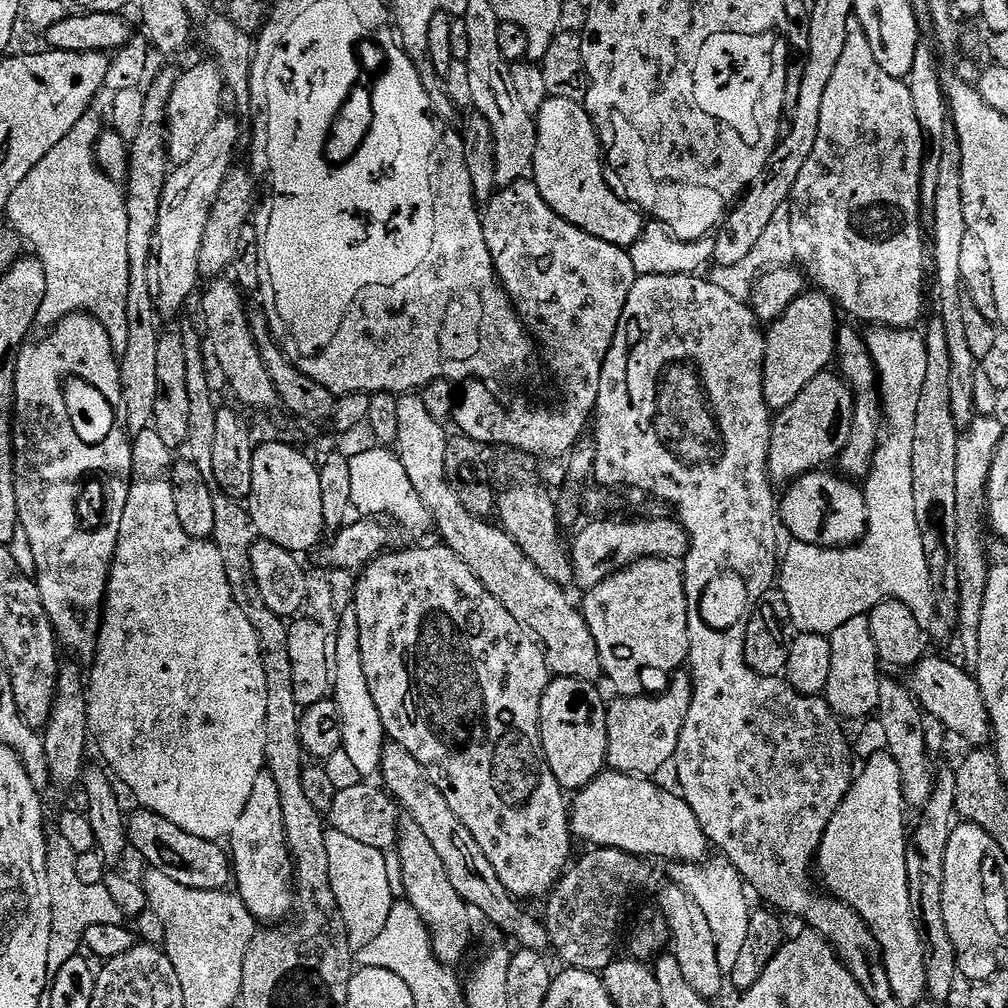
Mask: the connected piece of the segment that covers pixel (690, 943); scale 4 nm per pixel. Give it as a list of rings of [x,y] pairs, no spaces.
[[[675,882],[669,884],[669,888],[664,888],[660,892],[658,912],[668,924],[670,954],[682,969],[686,983],[698,994],[704,996],[705,1000],[715,1001],[715,996],[723,990],[724,984],[726,988],[726,974],[718,966],[716,943],[713,935],[710,934],[710,922],[706,922],[702,909],[695,904],[694,898],[690,898],[690,894],[686,894],[684,888]]]

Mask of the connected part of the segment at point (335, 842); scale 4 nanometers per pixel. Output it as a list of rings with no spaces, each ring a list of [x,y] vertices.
[[[329,829],[326,856],[329,859],[330,884],[346,926],[348,948],[355,954],[379,935],[390,916],[394,899],[386,871],[387,855],[347,837],[346,834]]]

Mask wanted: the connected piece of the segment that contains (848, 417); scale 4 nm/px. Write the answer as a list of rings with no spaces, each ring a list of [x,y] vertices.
[[[819,372],[790,406],[775,413],[768,446],[768,478],[773,485],[787,486],[808,472],[823,469],[844,451],[852,433],[854,394],[839,375],[830,373]]]

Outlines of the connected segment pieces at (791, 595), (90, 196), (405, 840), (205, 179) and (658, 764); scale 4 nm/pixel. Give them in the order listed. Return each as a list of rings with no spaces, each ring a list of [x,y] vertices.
[[[883,326],[877,327],[866,336],[866,345],[868,354],[872,359],[875,379],[878,381],[878,397],[882,405],[882,420],[886,425],[892,424],[892,432],[883,433],[882,439],[879,441],[877,450],[872,456],[872,469],[869,470],[866,479],[862,484],[864,493],[864,506],[868,515],[868,527],[864,530],[864,536],[856,544],[850,548],[818,548],[809,544],[789,543],[789,548],[782,552],[782,559],[778,564],[778,592],[784,595],[784,604],[788,607],[788,616],[792,619],[792,624],[800,634],[809,636],[827,636],[831,637],[834,630],[838,630],[838,626],[842,626],[846,622],[850,622],[850,618],[858,618],[877,608],[882,602],[882,598],[897,604],[905,604],[907,608],[915,614],[922,614],[930,608],[930,589],[934,584],[933,569],[928,566],[928,559],[922,550],[922,534],[918,534],[918,522],[914,519],[914,484],[910,474],[910,453],[914,450],[914,417],[918,410],[918,397],[922,394],[922,381],[926,378],[926,348],[924,346],[923,335],[917,334],[912,330],[889,330]]]
[[[95,114],[83,116],[74,126],[74,130],[70,130],[70,134],[66,134],[66,138],[62,138],[62,142],[58,142],[58,146],[54,146],[54,150],[50,150],[50,154],[46,154],[46,158],[42,158],[42,162],[38,162],[38,166],[34,166],[34,170],[30,170],[30,174],[26,174],[26,178],[22,178],[18,190],[14,190],[14,194],[10,194],[6,219],[9,220],[7,223],[15,231],[19,232],[27,243],[29,240],[36,247],[36,252],[34,252],[35,259],[40,260],[46,270],[46,298],[36,315],[37,325],[43,326],[43,324],[48,324],[47,326],[55,326],[59,320],[64,320],[68,316],[87,314],[92,316],[106,330],[113,349],[122,350],[126,346],[126,334],[128,333],[128,327],[126,326],[126,306],[128,305],[128,291],[130,290],[128,201],[125,193],[122,191],[121,185],[109,176],[104,175],[96,167],[96,139],[100,136],[101,131],[102,125],[100,125],[100,120]]]
[[[404,818],[399,821],[394,855],[401,866],[406,900],[421,915],[437,959],[445,966],[462,963],[468,952],[468,943],[472,940],[472,928],[468,925],[470,909],[458,894],[458,890],[450,886],[450,878],[446,878],[442,861],[438,859],[438,854],[434,854],[434,846],[430,846],[426,834],[418,830],[413,820]]]
[[[221,115],[214,130],[206,134],[206,139],[191,156],[190,162],[177,164],[171,169],[162,190],[154,249],[154,301],[161,317],[178,315],[184,308],[184,300],[197,295],[196,283],[201,283],[202,280],[198,262],[202,236],[222,182],[234,166],[232,154],[240,136],[237,117],[232,116]]]
[[[676,674],[671,680],[672,685],[653,700],[647,700],[644,694],[637,694],[631,698],[616,698],[613,704],[607,705],[606,764],[611,771],[623,773],[625,776],[652,778],[659,768],[664,768],[667,764],[669,767],[673,763],[682,726],[692,711],[692,677],[688,674]]]

